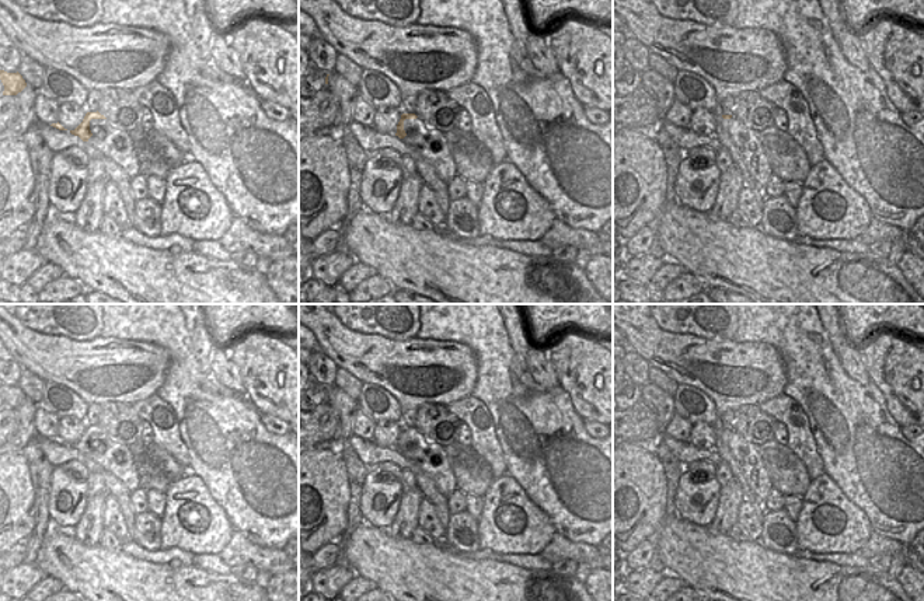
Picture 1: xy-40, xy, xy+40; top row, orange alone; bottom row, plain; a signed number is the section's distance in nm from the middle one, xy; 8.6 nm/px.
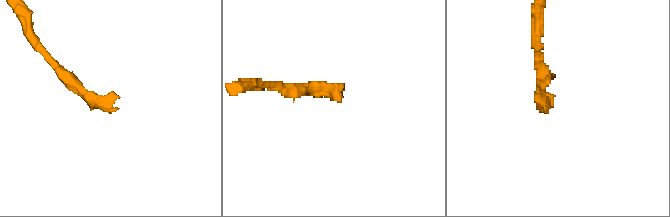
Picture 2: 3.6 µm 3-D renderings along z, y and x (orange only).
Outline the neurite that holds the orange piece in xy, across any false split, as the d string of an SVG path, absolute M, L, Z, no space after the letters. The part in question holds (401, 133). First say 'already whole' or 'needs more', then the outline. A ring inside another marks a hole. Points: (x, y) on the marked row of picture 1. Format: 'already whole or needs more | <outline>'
needs more | M415 113L401 115L395 136L428 160L443 182L457 175L444 133L428 127Z

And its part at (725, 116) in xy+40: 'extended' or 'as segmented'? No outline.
extended

